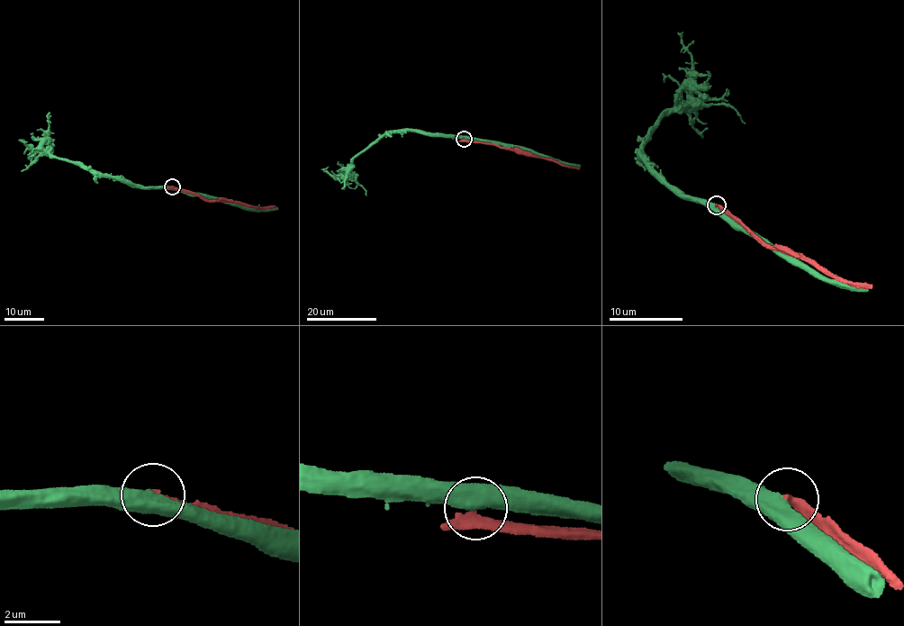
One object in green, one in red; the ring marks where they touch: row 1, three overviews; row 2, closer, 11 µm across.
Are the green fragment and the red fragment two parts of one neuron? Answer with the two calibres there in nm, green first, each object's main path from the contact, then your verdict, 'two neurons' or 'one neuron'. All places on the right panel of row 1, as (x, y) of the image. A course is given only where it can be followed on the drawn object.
550/320 nm | green via (717, 205), (680, 194), (639, 158), (648, 134), (673, 108), (682, 83), (689, 78), (691, 53), (678, 31) | red via (717, 205), (736, 216), (771, 246), (784, 249), (840, 281), (867, 285), (872, 289) | two neurons

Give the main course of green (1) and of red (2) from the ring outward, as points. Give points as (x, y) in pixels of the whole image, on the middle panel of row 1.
1: (464, 139), (430, 136), (411, 130), (388, 133), (353, 158), (344, 168), (345, 170), (337, 161)
2: (464, 139), (492, 143), (507, 149), (520, 149), (580, 169)

